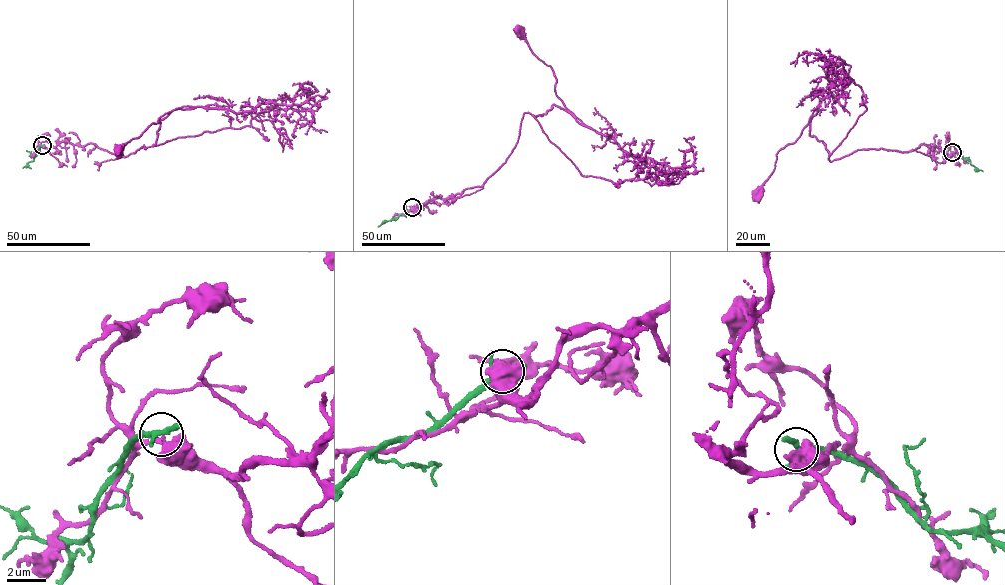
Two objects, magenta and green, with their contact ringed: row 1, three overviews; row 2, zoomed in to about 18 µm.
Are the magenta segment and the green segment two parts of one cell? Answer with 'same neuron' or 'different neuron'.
different neuron

